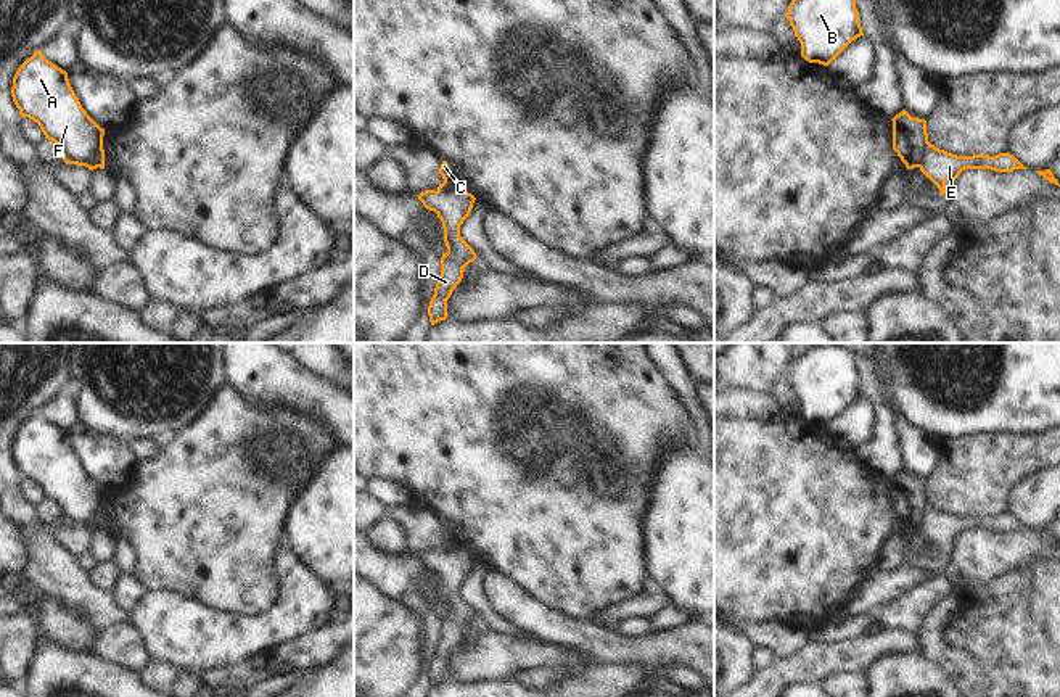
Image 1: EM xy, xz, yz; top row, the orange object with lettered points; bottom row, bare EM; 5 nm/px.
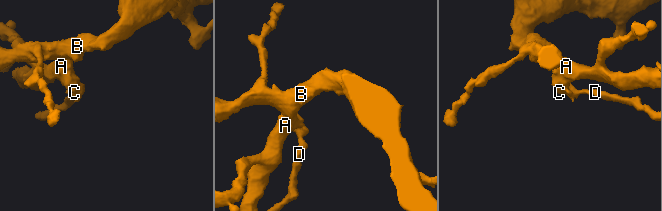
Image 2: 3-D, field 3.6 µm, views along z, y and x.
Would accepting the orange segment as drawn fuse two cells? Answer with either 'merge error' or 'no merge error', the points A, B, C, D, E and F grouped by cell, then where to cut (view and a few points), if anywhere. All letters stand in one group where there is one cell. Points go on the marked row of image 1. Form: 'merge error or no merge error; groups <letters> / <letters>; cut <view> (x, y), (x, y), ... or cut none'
merge error; groups A B C F / D E; cut xy (102, 137), (97, 158), (89, 168)

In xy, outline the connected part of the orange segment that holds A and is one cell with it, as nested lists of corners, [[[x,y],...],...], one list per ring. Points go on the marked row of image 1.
[[[39,50],[18,68],[11,97],[21,118],[37,122],[64,158],[90,169],[105,129],[82,108],[66,71]]]

